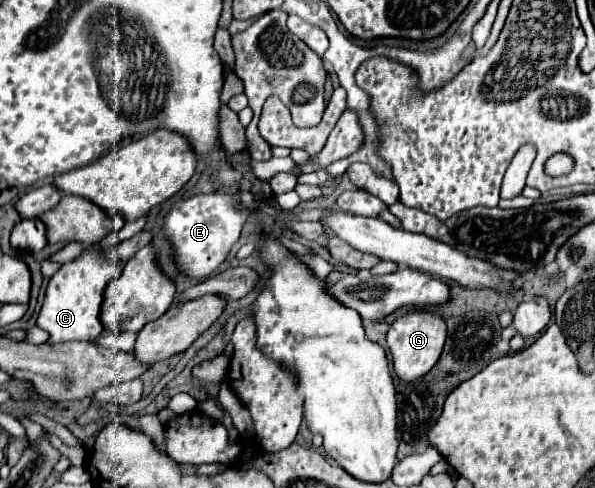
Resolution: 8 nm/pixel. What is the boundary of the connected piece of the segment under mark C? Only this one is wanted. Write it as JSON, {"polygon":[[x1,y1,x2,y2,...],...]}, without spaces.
{"polygon":[[97,244,87,246,79,258,61,264,61,268,49,280,45,302,37,318,37,326,41,326,51,334,49,344,69,342,69,340,91,342,101,334,103,324,99,320,99,312,105,286,111,278,119,276,123,270,123,264,119,260,107,258,107,250,109,248,101,248]]}

